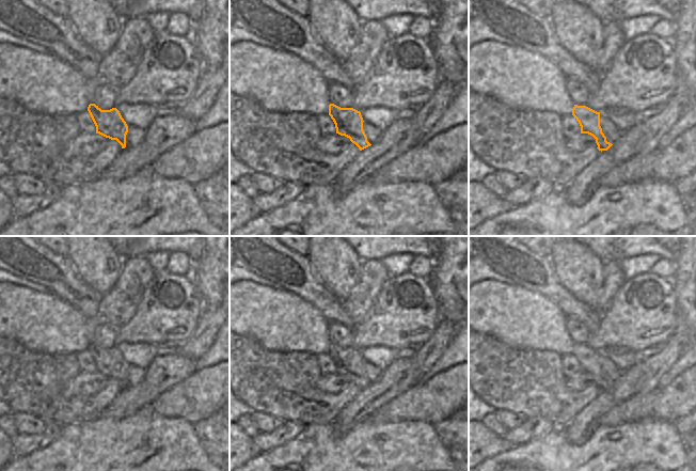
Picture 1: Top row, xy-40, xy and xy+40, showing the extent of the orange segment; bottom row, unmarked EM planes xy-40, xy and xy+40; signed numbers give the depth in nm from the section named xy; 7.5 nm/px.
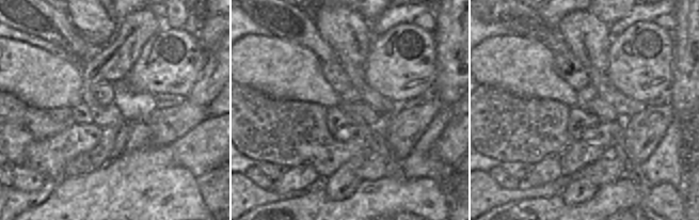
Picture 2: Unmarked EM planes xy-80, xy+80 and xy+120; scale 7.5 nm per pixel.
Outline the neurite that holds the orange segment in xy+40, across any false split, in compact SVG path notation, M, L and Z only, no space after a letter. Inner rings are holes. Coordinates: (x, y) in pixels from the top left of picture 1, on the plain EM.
M574 344L572 355L581 365L581 373L588 373L596 378L599 390L607 390L613 383L606 380L600 365L600 351L586 345Z

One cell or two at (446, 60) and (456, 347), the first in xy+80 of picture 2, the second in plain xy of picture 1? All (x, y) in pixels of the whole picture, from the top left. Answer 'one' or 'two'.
two

